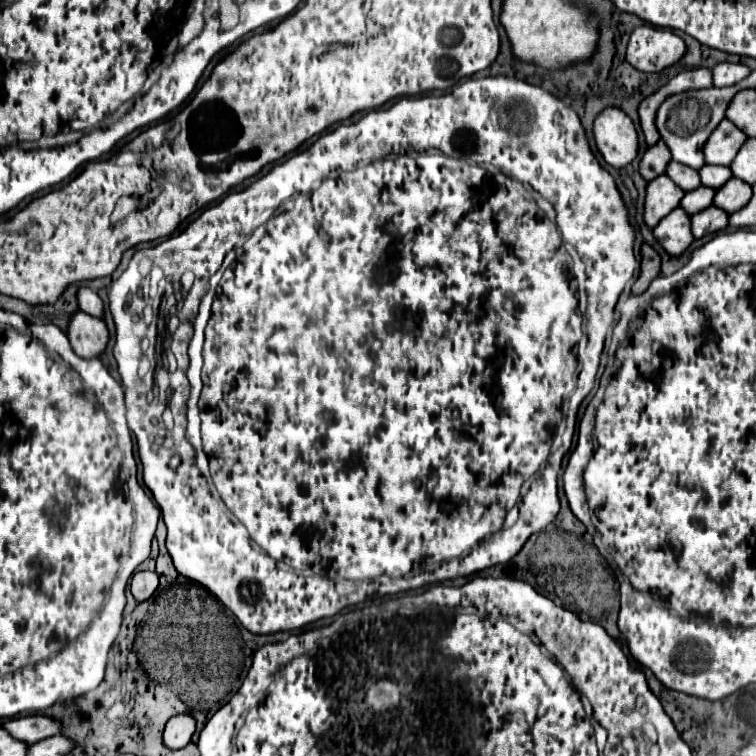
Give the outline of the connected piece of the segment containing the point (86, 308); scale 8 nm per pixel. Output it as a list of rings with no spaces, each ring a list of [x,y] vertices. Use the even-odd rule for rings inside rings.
[[[88,287],[78,289],[78,307],[84,313],[90,313],[94,317],[102,317],[102,301],[96,295],[96,291],[92,291]]]

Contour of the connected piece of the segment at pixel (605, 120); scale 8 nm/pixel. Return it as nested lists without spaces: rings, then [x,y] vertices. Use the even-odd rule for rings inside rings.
[[[618,107],[604,109],[594,121],[594,141],[608,165],[620,169],[638,153],[638,133],[632,119]]]

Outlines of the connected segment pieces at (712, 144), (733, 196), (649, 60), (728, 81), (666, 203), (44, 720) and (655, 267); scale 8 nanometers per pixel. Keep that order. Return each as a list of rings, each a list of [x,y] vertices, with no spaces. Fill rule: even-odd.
[[[728,119],[720,121],[720,125],[712,131],[708,141],[704,143],[704,159],[710,165],[730,165],[736,157],[738,149],[748,137]]]
[[[736,177],[726,181],[714,195],[714,205],[724,209],[726,213],[734,213],[742,209],[752,197],[752,187]]]
[[[642,25],[636,27],[630,35],[626,61],[640,71],[654,73],[680,61],[684,51],[686,51],[684,41],[672,31]]]
[[[720,63],[712,69],[712,81],[716,87],[726,87],[742,81],[750,69],[742,63]]]
[[[666,175],[652,179],[646,187],[644,223],[654,229],[662,217],[680,205],[680,197],[684,197],[684,191]]]
[[[28,715],[28,717],[18,717],[2,723],[2,727],[14,737],[24,741],[26,745],[32,745],[40,739],[52,737],[60,733],[60,725],[48,717],[42,715]]]
[[[642,245],[642,249],[640,249],[640,255],[642,255],[642,263],[640,263],[640,275],[638,275],[638,279],[634,281],[634,285],[632,285],[632,293],[634,295],[640,295],[640,293],[644,293],[646,289],[648,289],[648,285],[650,285],[650,281],[658,275],[658,271],[660,271],[660,257],[658,257],[658,253],[650,247],[650,245]]]

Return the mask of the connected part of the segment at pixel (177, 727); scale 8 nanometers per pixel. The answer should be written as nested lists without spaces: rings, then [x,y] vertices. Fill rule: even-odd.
[[[176,715],[166,723],[164,729],[164,745],[168,749],[182,749],[184,745],[188,745],[192,733],[196,731],[196,723],[190,715]]]

